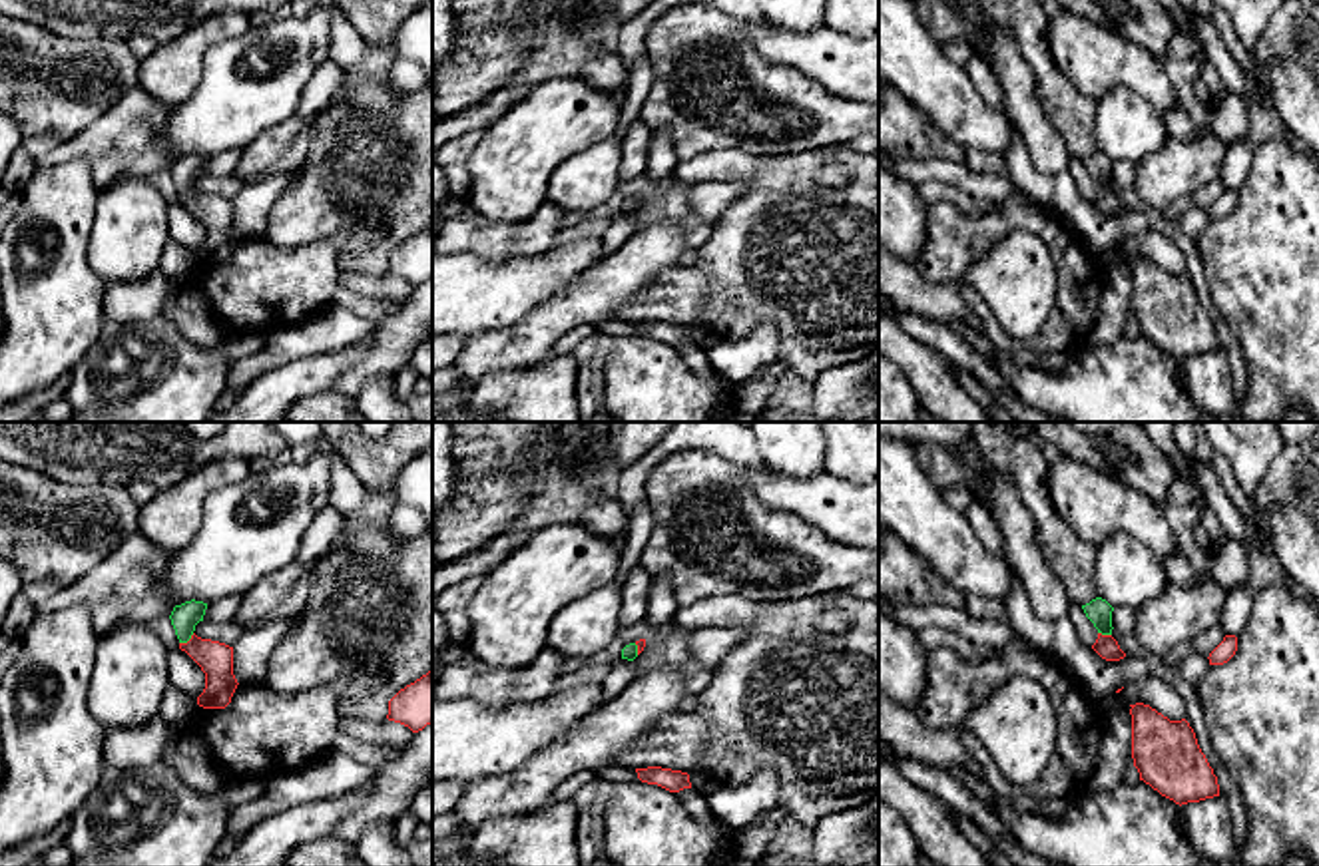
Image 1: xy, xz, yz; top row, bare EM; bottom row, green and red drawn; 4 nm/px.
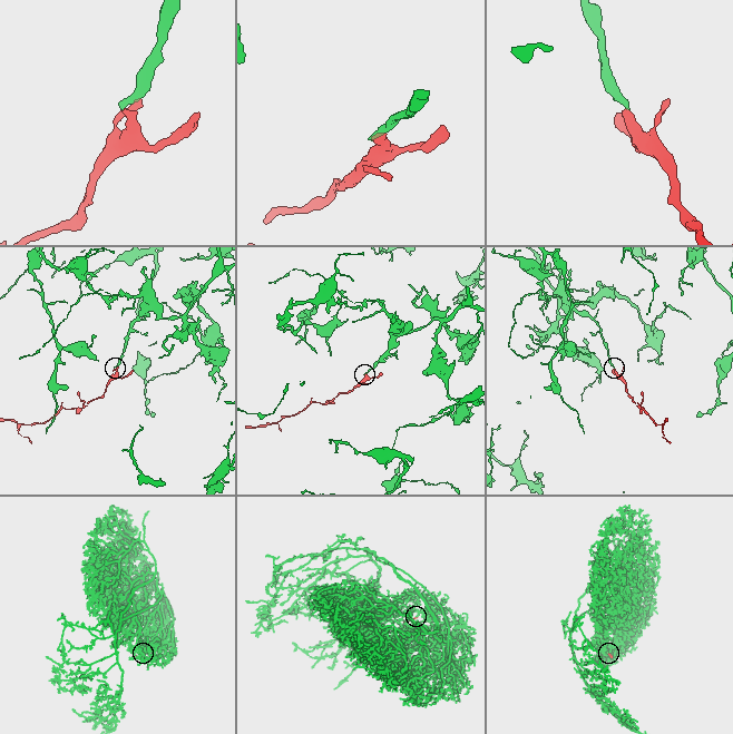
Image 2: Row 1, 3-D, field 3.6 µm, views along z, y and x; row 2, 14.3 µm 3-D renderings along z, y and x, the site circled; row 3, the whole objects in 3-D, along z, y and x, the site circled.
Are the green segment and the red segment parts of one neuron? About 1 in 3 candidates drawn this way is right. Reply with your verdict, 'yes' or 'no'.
yes

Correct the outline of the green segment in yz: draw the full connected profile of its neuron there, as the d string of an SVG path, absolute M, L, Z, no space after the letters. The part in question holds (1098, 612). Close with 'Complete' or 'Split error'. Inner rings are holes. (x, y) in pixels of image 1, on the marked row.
M1096 597L1090 603L1082 605L1086 617L1094 623L1098 629L1098 639L1092 645L1092 649L1106 661L1120 661L1126 657L1126 653L1120 649L1118 641L1112 637L1112 611L1114 607L1102 599Z. Split error

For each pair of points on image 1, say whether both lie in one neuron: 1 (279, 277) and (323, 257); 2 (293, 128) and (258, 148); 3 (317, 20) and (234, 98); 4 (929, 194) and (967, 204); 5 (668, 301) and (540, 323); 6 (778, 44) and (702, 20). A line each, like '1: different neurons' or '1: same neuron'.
1: same neuron
2: same neuron
3: same neuron
4: same neuron
5: different neurons
6: different neurons

